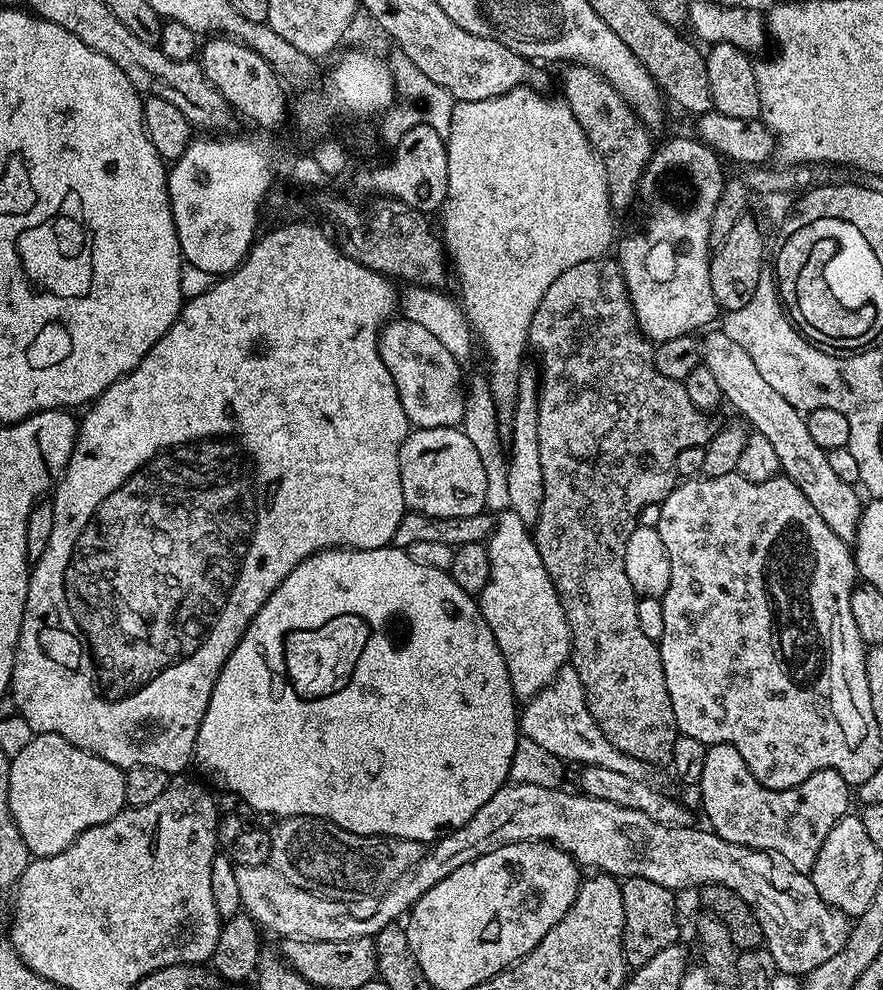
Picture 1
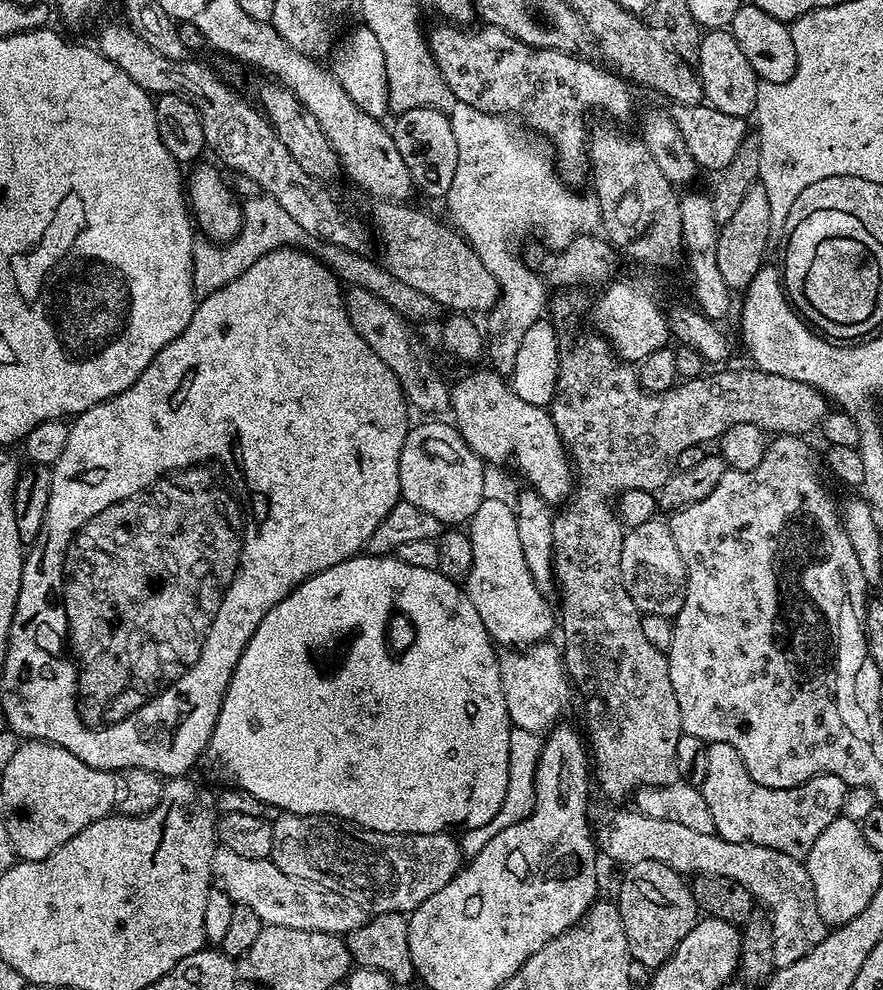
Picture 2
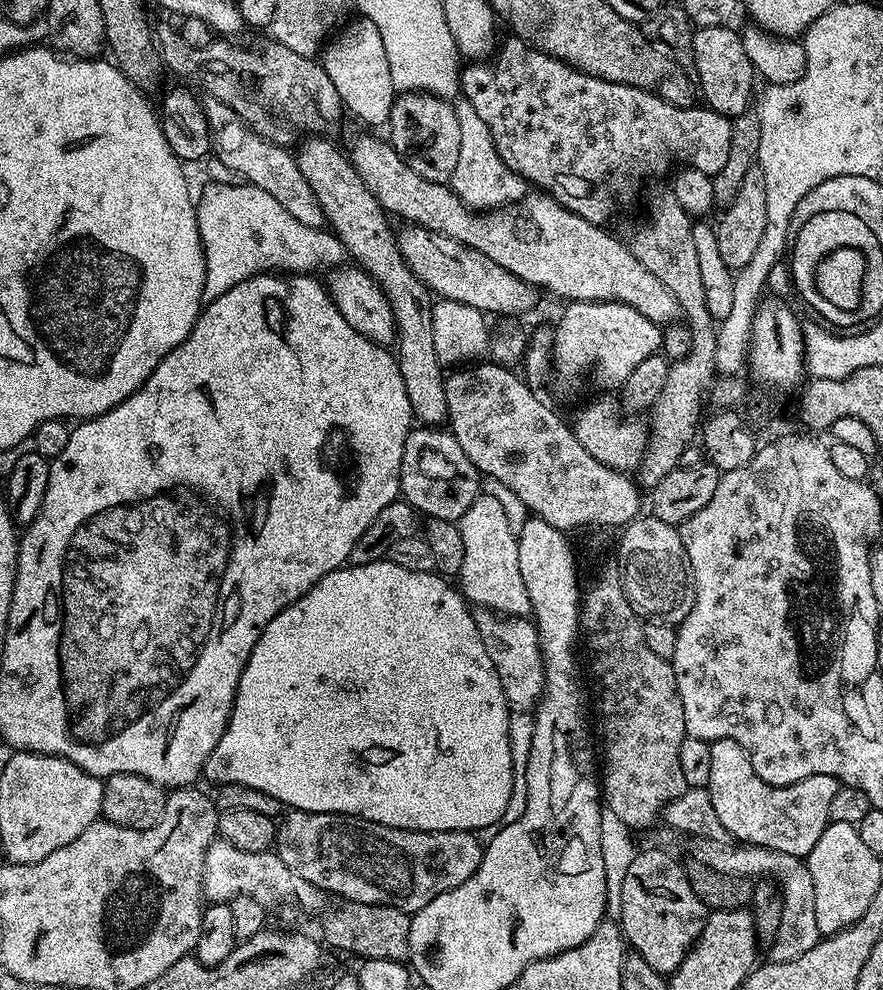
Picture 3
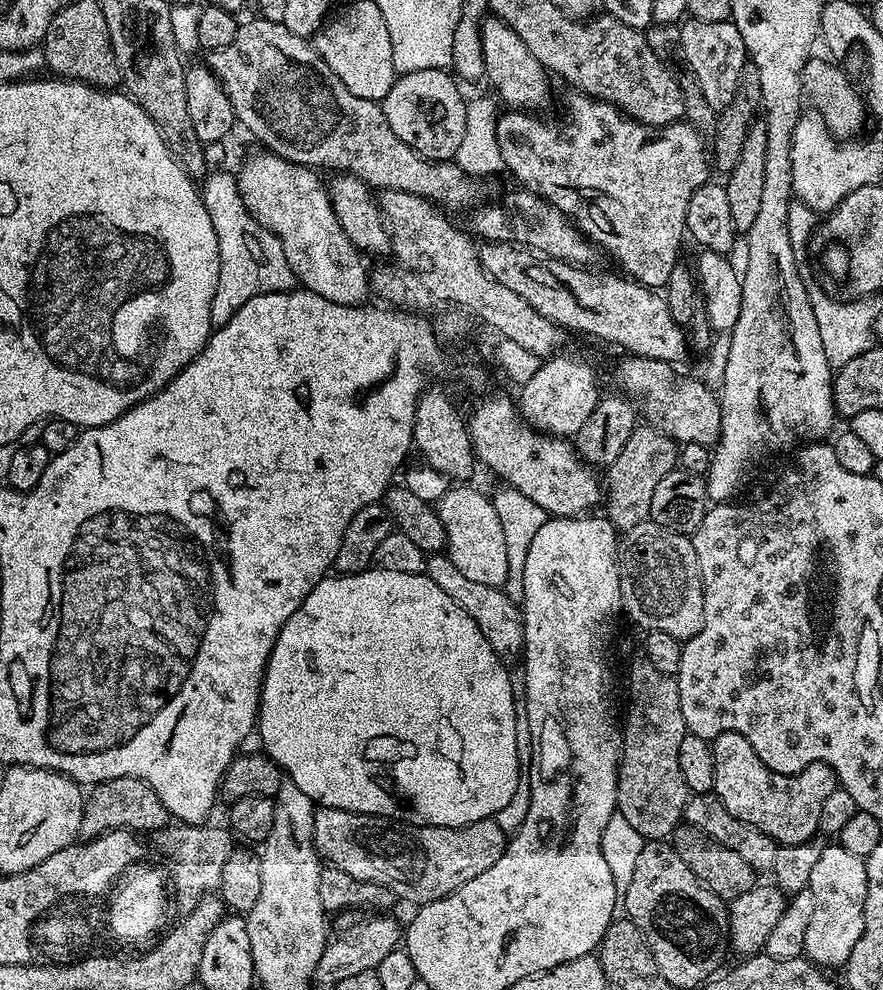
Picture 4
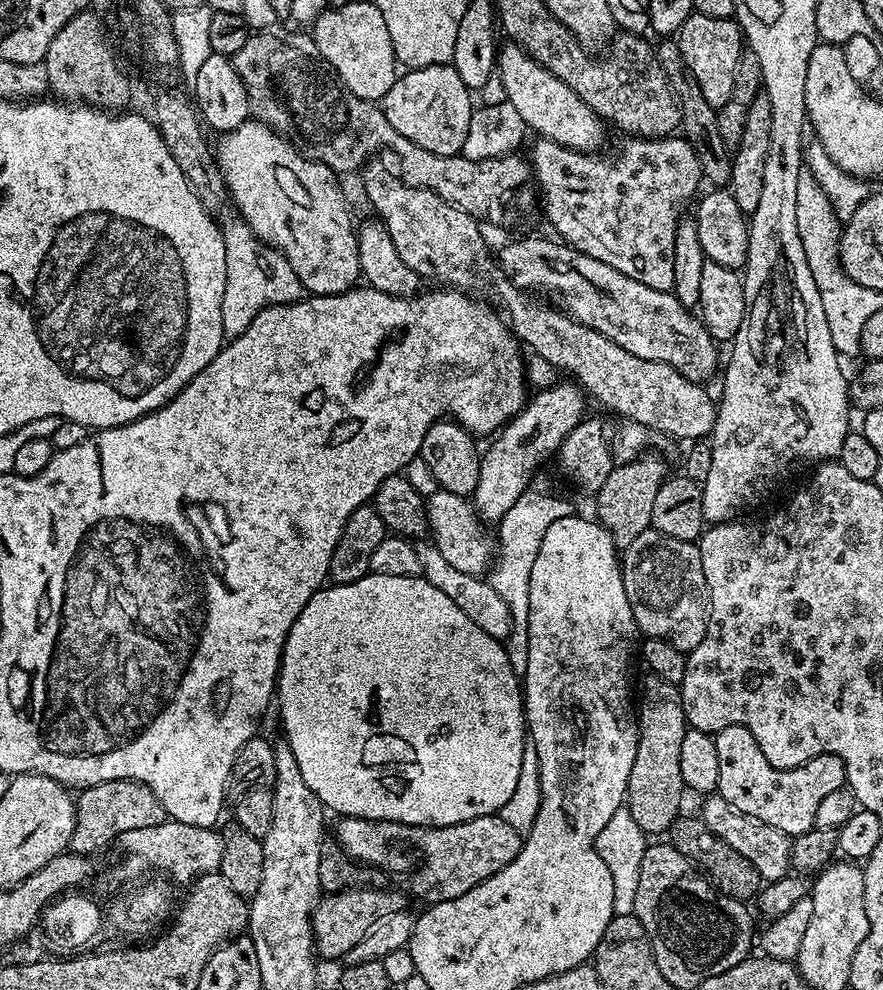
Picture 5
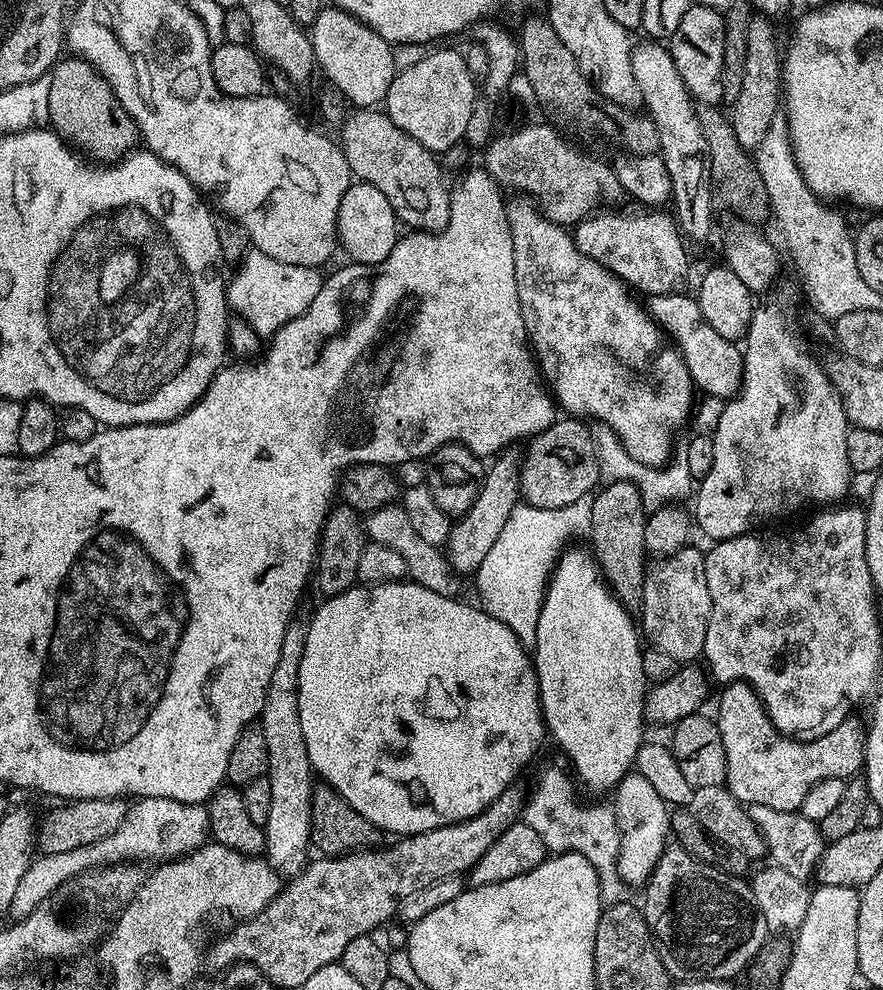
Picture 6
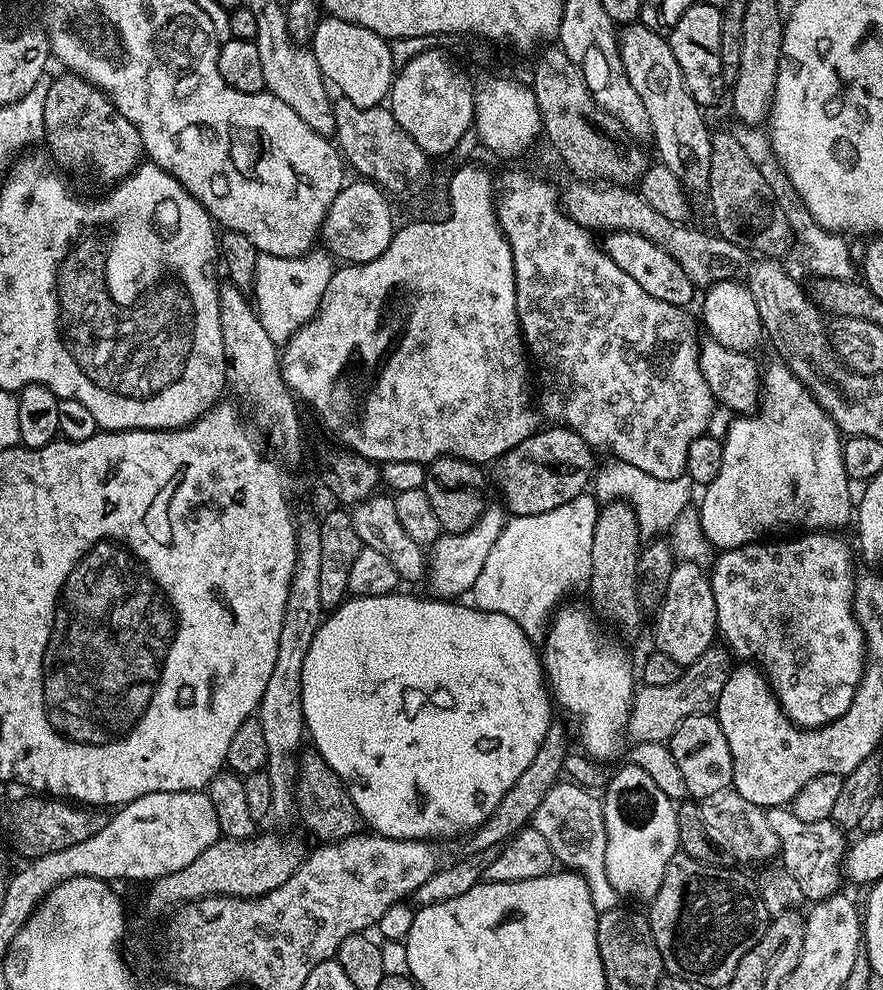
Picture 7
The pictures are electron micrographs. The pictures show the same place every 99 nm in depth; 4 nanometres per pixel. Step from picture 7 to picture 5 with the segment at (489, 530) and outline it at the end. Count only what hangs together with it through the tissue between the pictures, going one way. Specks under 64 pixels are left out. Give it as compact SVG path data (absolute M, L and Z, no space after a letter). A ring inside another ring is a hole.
M572 382L571 384L556 384L553 388L542 389L537 396L535 393L531 397L530 403L525 405L523 412L518 413L515 418L508 421L500 429L498 435L491 441L493 444L488 449L486 447L483 449L480 458L480 481L474 493L474 507L477 517L481 521L492 520L492 522L498 522L504 517L506 510L510 510L510 506L514 506L514 502L518 502L520 495L529 491L531 484L528 483L532 480L532 471L551 452L553 455L559 449L560 443L564 440L566 434L570 434L570 430L574 430L574 426L578 426L581 420L585 419L584 400L580 397L580 394L582 394L581 389Z

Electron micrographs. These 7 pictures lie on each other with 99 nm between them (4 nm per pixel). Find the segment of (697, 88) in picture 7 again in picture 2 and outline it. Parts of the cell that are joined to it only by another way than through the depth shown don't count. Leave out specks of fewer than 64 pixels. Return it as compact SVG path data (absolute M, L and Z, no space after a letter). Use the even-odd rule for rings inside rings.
M713 28L705 31L700 38L698 58L694 65L704 91L704 100L714 110L722 110L727 116L751 117L756 111L756 95L752 88L758 83L754 66L742 54L738 42L734 42L731 31Z

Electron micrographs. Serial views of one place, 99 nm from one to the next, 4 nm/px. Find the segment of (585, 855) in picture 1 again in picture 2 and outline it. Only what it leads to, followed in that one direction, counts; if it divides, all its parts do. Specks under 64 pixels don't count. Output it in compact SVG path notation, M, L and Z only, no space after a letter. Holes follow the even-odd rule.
M635 810L616 812L598 828L598 848L620 866L653 860L689 877L737 878L736 868L748 868L748 877L743 877L742 883L750 890L753 901L763 905L772 919L776 968L794 966L798 958L806 958L830 931L822 914L818 914L807 867L790 854L757 844L730 842L715 834L698 834L698 830L678 826L678 822L662 822L662 818L650 818ZM220 846L212 859L212 875L233 904L250 906L250 910L258 914L264 925L290 926L294 930L307 932L343 933L345 905L341 896L290 874L282 874L282 870L278 870L271 859L241 858L239 854L234 854L234 850Z

